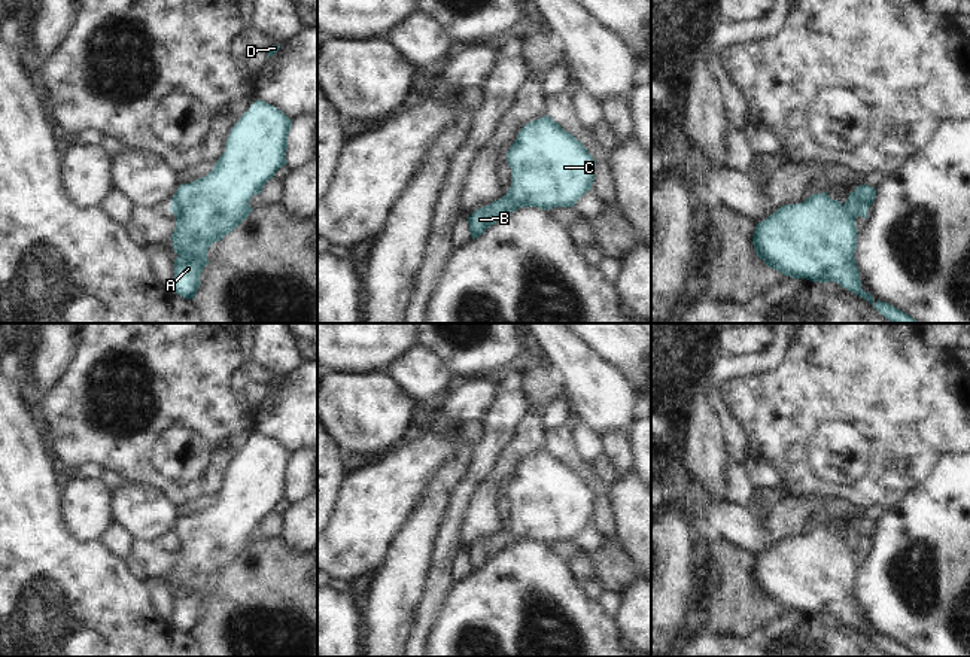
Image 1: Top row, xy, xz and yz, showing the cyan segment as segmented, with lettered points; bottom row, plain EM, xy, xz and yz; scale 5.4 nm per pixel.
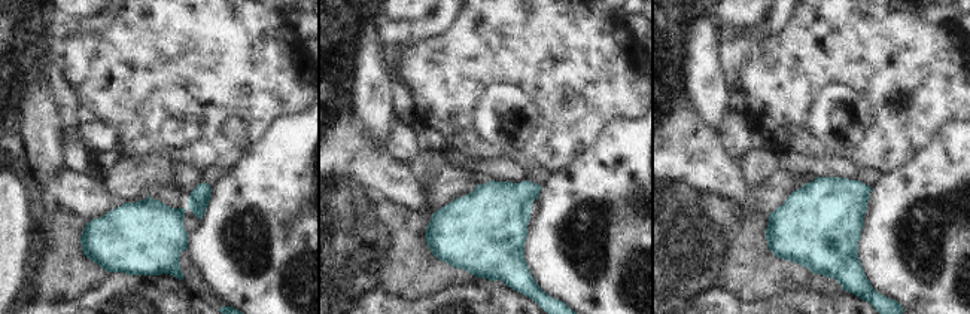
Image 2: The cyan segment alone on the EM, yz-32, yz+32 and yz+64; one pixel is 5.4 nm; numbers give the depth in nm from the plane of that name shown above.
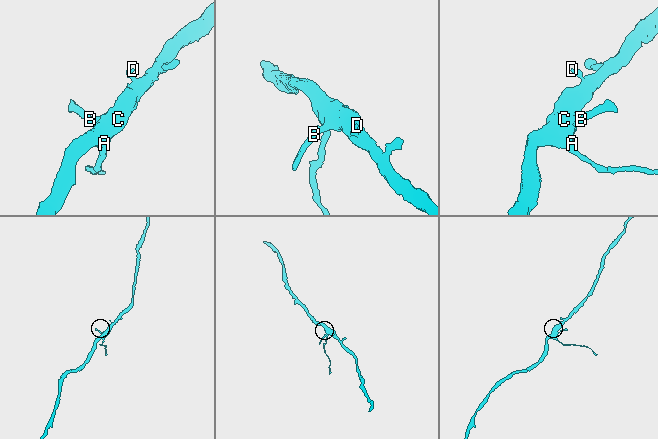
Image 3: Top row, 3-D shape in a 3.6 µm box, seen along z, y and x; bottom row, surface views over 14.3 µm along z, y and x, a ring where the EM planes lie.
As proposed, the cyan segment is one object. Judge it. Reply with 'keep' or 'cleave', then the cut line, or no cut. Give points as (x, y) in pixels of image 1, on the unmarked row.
keep; cut none

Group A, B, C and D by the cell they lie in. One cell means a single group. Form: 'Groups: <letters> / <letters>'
Groups: A B C D.

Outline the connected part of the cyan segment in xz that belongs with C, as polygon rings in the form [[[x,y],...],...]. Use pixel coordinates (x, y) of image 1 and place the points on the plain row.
[[[547,448],[520,463],[507,495],[511,520],[502,532],[468,551],[472,574],[520,541],[574,541],[595,514],[593,490]]]

